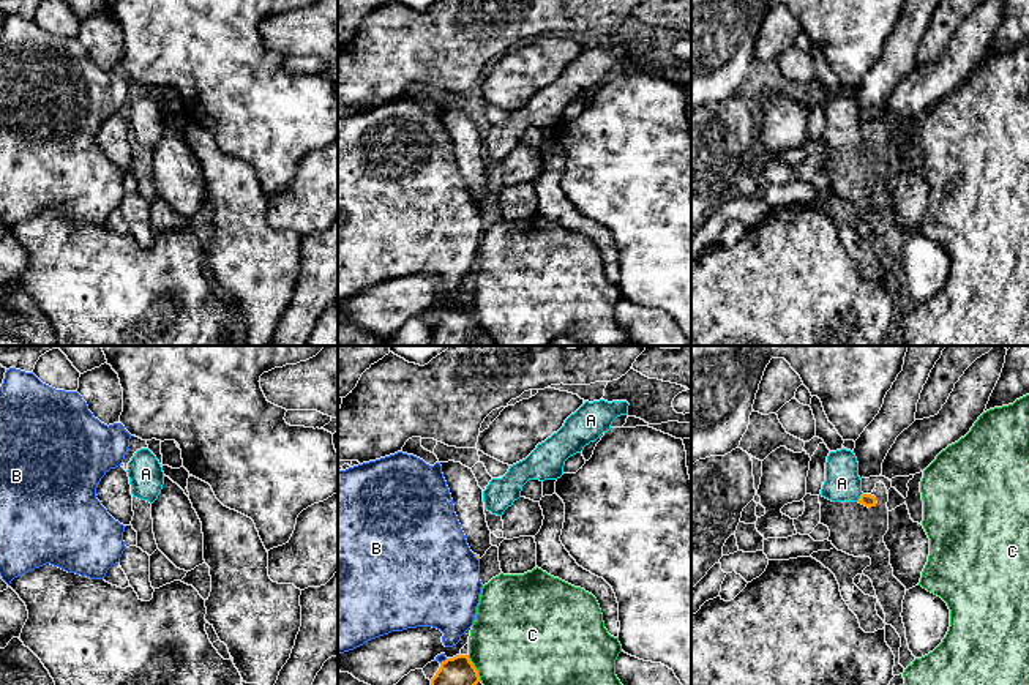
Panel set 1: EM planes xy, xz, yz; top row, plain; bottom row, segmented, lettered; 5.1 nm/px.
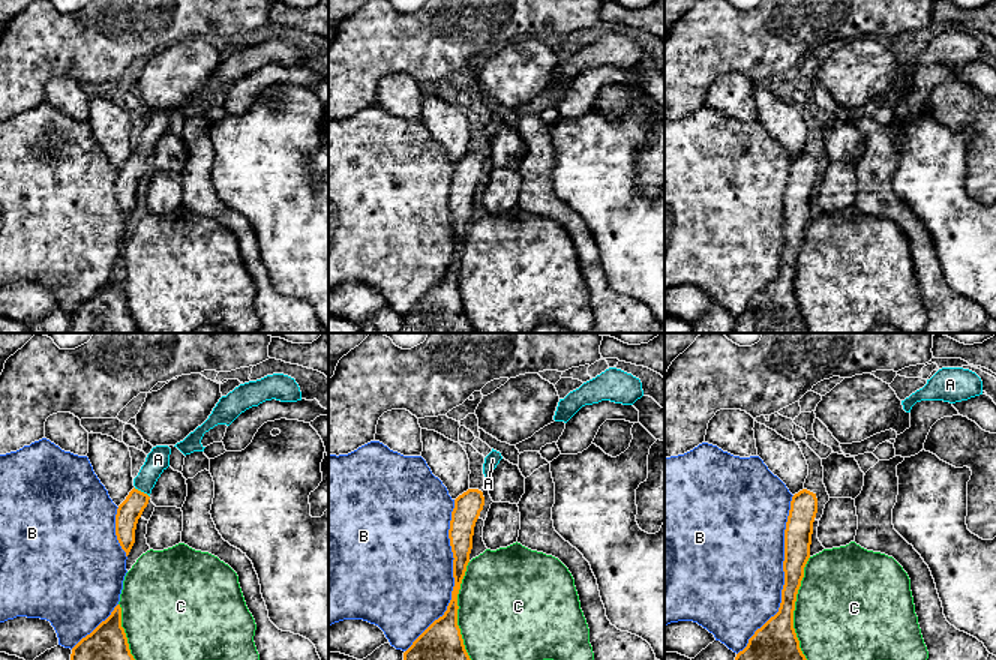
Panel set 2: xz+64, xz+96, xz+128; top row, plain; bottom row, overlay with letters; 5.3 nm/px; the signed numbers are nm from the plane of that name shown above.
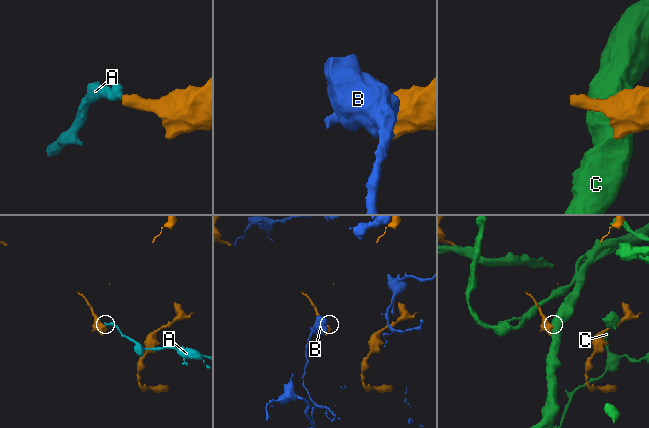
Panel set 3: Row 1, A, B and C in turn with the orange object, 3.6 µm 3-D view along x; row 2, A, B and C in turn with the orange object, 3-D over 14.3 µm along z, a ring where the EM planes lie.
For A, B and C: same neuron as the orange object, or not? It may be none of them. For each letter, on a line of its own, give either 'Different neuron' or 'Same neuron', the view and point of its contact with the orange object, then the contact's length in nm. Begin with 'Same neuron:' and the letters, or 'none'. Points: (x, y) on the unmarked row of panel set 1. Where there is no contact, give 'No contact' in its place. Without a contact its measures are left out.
Same neuron: A
A: Same neuron. Touches orange at yz (860, 144). Shared border 50 nm
B: Different neuron. Touches orange at xz (477, 204). Shared border 40 nm
C: Different neuron. Touches orange at xz (475, 314). Shared border 150 nm

